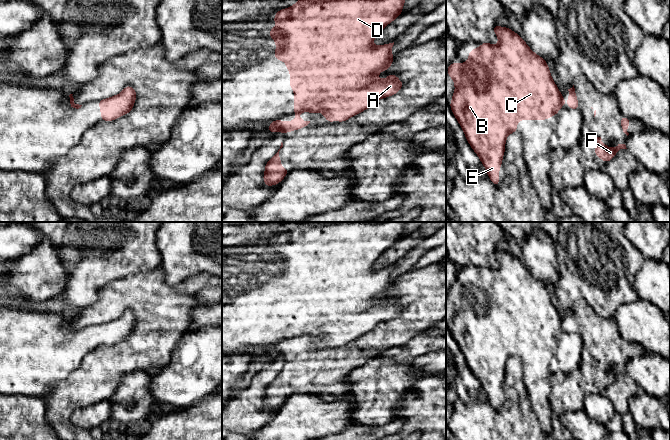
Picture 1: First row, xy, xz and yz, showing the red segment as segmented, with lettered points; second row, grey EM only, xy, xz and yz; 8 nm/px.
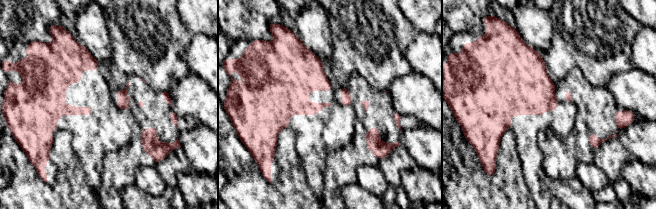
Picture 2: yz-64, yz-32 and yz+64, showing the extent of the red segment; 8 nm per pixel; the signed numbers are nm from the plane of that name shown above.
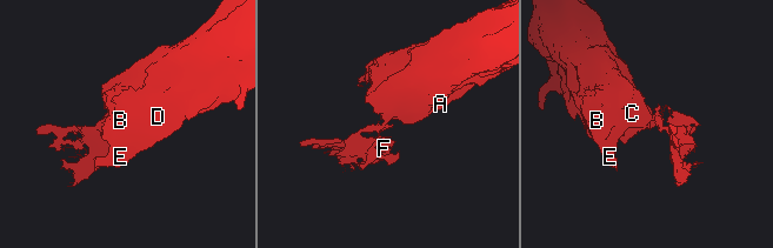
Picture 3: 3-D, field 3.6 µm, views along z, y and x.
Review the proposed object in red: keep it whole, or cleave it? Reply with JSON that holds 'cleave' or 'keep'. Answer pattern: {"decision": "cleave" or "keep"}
{"decision": "cleave"}

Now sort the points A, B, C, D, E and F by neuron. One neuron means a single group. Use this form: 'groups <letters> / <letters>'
groups A B C D E / F

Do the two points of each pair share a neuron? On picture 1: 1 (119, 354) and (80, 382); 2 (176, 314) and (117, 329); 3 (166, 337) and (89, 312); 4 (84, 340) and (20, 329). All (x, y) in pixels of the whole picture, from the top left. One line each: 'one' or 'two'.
1: one
2: two
3: one
4: one

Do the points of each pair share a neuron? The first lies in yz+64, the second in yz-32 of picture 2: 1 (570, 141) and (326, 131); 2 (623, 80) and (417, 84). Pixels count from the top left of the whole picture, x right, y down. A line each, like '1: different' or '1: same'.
1: different
2: same

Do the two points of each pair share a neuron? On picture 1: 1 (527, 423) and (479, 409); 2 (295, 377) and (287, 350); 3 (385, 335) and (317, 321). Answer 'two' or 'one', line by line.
1: one
2: one
3: two

